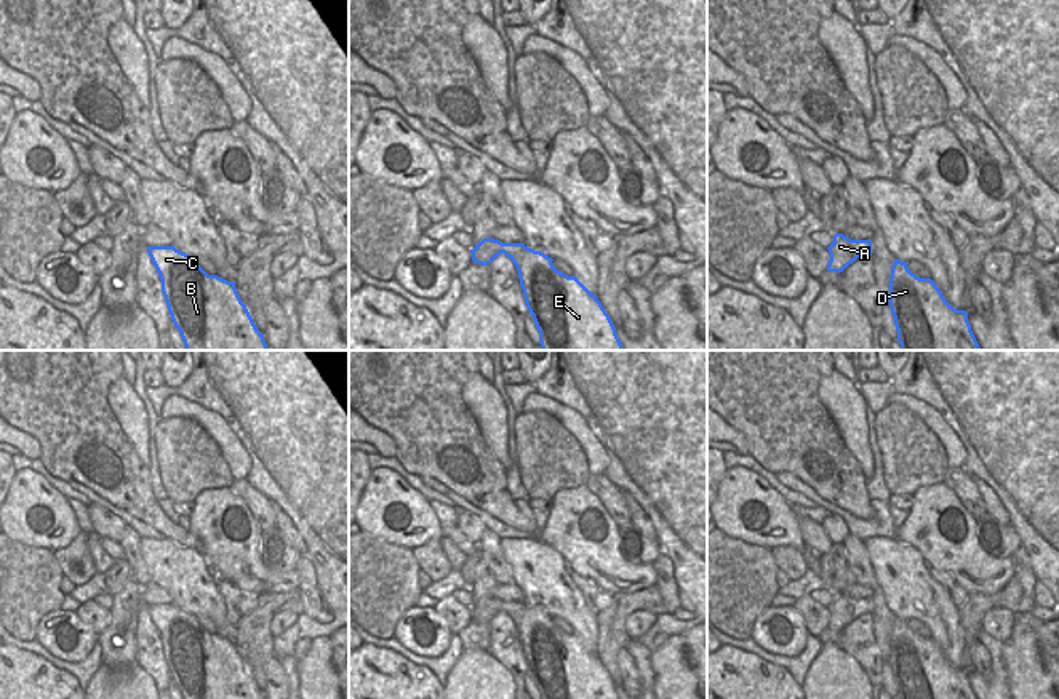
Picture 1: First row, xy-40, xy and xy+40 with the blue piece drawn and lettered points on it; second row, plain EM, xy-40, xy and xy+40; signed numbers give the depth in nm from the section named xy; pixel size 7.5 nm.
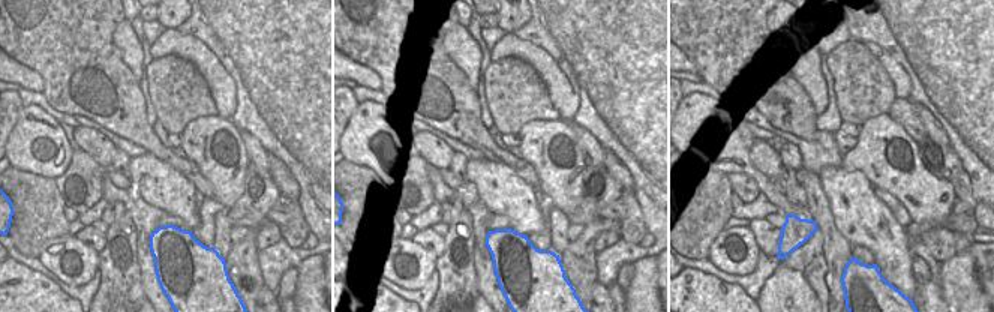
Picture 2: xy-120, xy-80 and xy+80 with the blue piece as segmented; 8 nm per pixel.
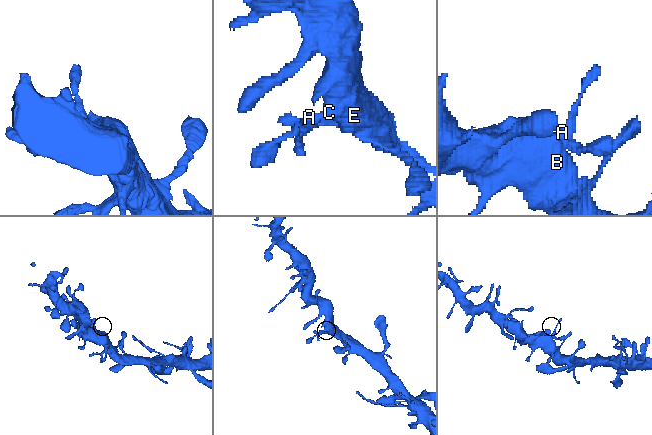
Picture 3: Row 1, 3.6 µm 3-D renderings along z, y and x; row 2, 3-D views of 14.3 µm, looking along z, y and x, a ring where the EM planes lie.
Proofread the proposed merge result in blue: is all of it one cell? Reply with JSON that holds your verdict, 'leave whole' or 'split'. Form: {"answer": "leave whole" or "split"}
{"answer": "leave whole"}

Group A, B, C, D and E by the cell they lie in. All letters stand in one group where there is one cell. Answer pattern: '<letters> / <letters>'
A B C D E

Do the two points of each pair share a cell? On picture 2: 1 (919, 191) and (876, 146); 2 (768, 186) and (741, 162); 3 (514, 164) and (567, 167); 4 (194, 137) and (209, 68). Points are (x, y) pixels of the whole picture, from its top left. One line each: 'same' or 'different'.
1: same
2: same
3: different
4: different

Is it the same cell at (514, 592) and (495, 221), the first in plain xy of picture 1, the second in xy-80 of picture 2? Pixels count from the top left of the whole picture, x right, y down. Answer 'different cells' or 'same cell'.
same cell

